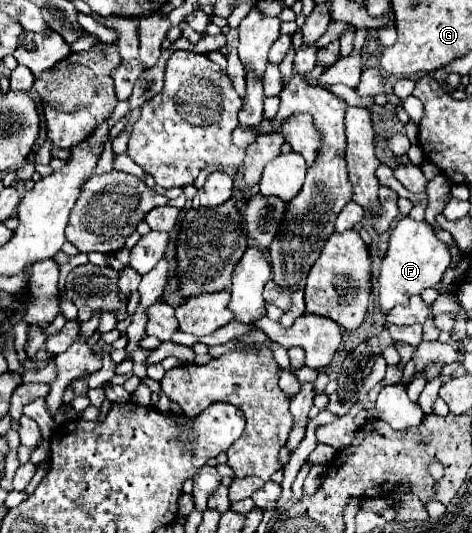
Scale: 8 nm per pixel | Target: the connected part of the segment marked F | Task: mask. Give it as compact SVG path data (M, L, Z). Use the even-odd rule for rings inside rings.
M410 217L400 219L392 229L388 251L382 259L378 277L378 297L382 315L386 315L394 305L406 303L408 297L420 295L428 287L436 287L442 281L442 275L448 269L448 265L450 265L450 251L434 235L434 229L426 221L414 221Z

